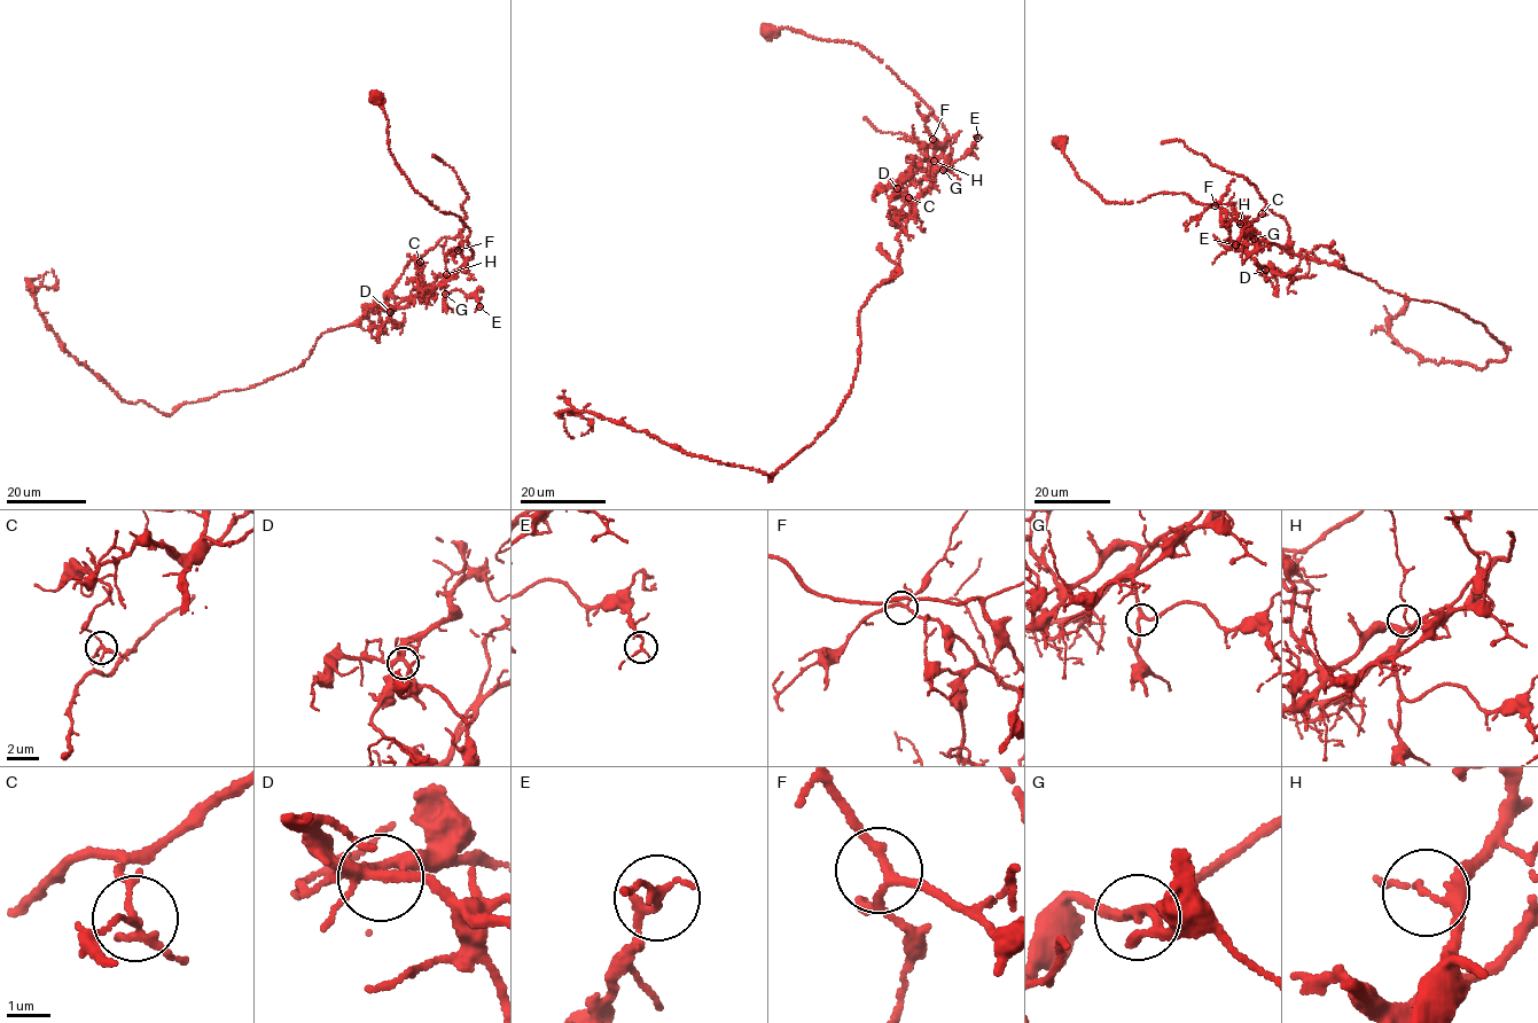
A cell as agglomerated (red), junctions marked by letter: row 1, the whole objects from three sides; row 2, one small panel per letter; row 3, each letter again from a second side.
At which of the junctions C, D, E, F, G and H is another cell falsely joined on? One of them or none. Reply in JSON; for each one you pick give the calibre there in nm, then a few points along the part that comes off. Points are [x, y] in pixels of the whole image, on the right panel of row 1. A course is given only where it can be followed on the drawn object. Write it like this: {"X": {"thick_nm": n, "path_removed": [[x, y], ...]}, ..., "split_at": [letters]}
{"C": {"thick_nm": 140, "path_removed": [[1262, 213], [1266, 205], [1256, 187], [1243, 177], [1211, 163], [1181, 140], [1162, 143]]}, "split_at": ["C"]}

